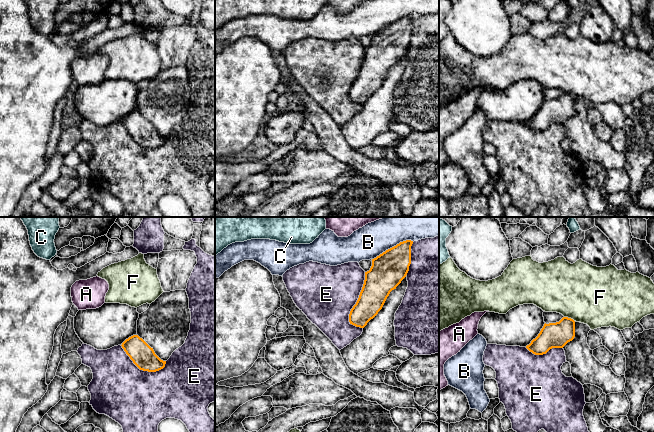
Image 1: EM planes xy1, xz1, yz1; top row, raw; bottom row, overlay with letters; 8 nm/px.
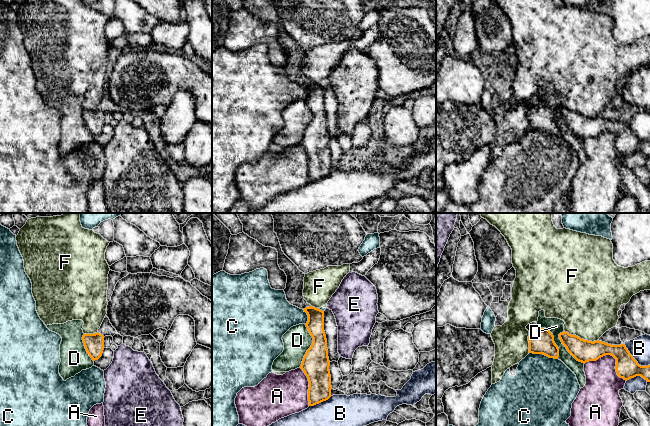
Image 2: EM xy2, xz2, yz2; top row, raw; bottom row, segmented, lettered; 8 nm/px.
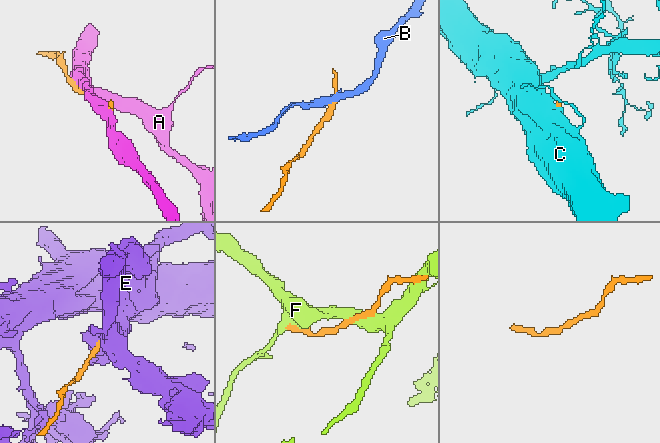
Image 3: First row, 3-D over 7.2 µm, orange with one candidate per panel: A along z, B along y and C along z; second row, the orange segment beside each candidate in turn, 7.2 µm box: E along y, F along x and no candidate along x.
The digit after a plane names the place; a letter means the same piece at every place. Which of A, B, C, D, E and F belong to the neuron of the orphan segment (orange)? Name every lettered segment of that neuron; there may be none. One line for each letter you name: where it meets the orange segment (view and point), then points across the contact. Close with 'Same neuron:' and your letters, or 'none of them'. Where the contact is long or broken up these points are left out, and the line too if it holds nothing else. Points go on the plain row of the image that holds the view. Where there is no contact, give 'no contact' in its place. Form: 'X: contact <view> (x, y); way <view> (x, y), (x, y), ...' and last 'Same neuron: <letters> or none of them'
Same neuron: none of them

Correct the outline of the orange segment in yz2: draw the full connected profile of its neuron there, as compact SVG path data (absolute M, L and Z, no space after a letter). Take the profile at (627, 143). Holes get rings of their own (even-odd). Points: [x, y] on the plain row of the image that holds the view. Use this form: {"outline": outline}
{"outline": "M565 107L559 110L559 114L567 127L579 138L585 140L589 137L596 137L605 131L611 131L616 135L615 145L620 154L627 157L641 152L650 158L650 141L639 141L625 120L611 121L599 116L592 118Z"}

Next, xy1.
{"outline": "M138 111L129 113L121 122L140 146L156 148L165 143L166 137L161 136L153 124Z"}

